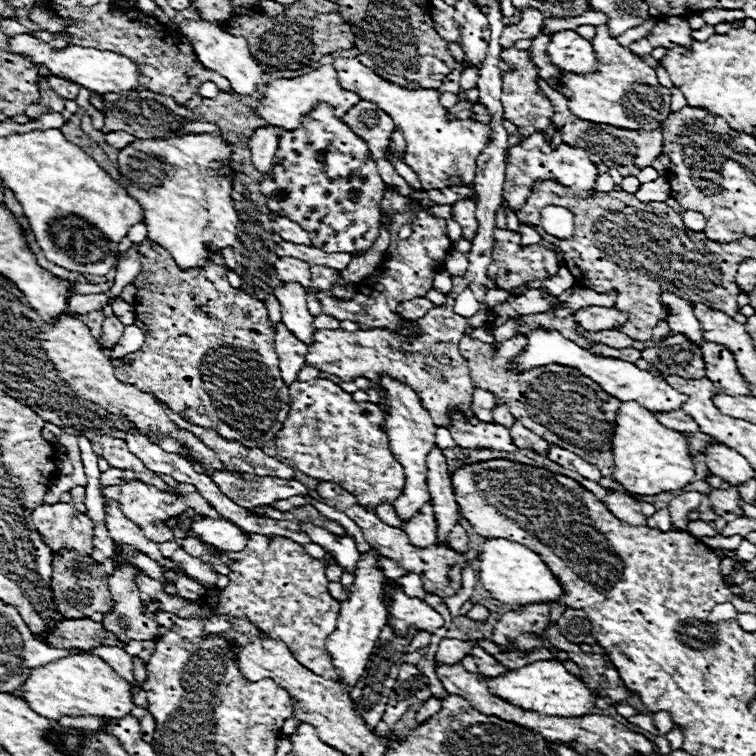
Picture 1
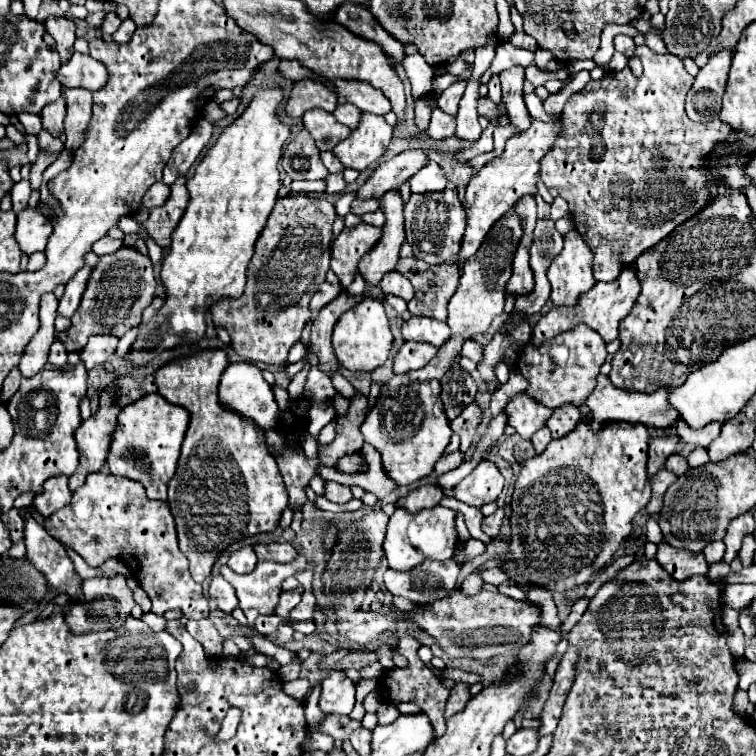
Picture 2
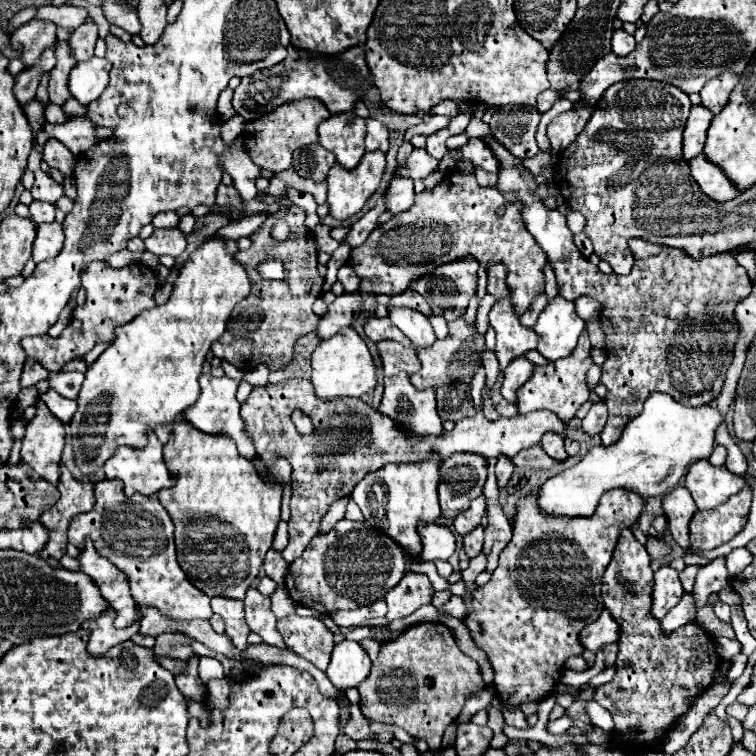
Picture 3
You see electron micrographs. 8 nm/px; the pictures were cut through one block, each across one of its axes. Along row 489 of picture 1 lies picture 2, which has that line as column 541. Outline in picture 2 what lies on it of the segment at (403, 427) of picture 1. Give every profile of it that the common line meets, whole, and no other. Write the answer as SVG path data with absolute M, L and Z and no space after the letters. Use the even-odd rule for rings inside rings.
M524 392L514 396L512 402L508 402L508 406L504 408L506 416L508 416L508 424L524 438L530 440L530 436L540 430L542 426L546 426L546 420L550 418L552 410L546 406L540 406L540 402L534 402L530 396L526 396Z

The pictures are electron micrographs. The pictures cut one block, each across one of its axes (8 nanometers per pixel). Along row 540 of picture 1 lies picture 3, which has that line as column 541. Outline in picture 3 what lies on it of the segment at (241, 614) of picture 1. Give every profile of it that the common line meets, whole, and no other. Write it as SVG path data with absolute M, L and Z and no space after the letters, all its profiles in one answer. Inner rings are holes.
M454 170L444 176L432 190L416 194L416 202L404 214L392 216L386 224L374 228L364 242L350 254L350 266L360 274L360 292L368 294L402 294L410 282L430 274L434 266L456 262L458 258L472 256L480 266L504 264L506 286L510 290L512 308L522 316L538 294L544 292L542 268L548 262L546 252L524 226L524 206L520 202L508 204L498 188L480 186L474 174ZM506 204L506 218L496 216L496 208Z

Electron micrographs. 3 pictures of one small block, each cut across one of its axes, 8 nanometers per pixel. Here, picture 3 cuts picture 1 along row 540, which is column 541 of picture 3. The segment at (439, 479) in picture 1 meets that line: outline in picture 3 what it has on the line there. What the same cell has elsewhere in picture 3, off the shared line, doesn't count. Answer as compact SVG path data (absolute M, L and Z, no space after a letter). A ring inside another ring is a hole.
M546 432L546 434L542 436L542 440L540 440L540 446L544 448L544 452L546 452L552 460L562 462L562 460L568 458L568 454L566 454L566 450L564 450L564 438L560 438L560 436L554 434L554 432Z

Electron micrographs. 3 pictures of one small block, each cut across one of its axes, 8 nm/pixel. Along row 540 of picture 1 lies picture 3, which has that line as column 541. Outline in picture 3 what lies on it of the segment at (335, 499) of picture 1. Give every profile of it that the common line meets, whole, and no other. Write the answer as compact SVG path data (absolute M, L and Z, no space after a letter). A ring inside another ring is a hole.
M584 336L582 342L576 346L576 350L568 358L550 362L548 366L536 366L534 368L534 376L516 392L518 412L528 414L528 412L534 412L534 410L550 410L564 424L568 424L576 416L576 410L586 400L590 400L590 394L588 394L588 388L586 388L586 372L592 364L594 362L590 358L590 344Z

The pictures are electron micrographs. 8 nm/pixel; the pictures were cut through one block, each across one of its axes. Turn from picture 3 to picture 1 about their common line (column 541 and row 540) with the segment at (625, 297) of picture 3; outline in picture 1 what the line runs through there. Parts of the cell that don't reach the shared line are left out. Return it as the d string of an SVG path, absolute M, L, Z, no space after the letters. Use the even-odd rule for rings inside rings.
M200 518L196 520L190 530L188 530L190 538L198 538L200 542L212 544L216 548L228 550L228 552L240 552L246 546L248 536L230 520L218 518Z

